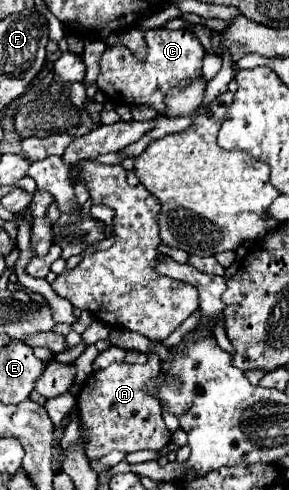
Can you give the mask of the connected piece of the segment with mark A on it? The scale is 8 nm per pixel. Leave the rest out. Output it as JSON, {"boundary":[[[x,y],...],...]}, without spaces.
{"boundary":[[[149,353],[149,361],[143,365],[111,363],[107,369],[91,373],[82,385],[76,399],[81,427],[85,433],[85,455],[99,459],[111,451],[161,451],[171,441],[171,431],[161,417],[161,403],[155,393],[147,391],[147,383],[159,377],[161,361],[155,353]]]}

